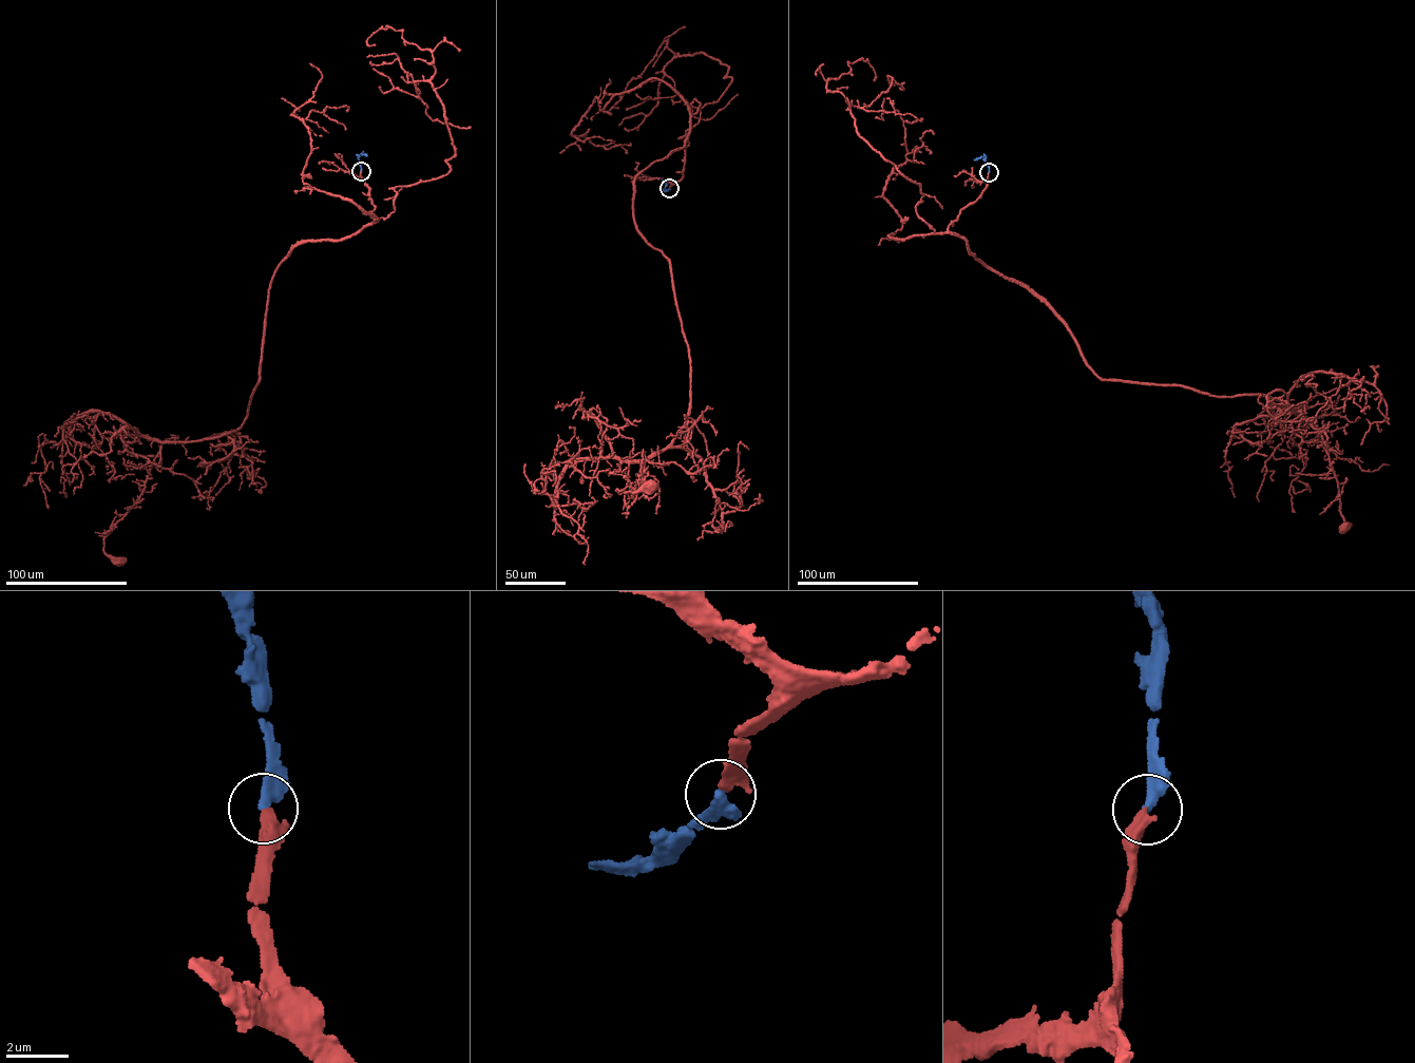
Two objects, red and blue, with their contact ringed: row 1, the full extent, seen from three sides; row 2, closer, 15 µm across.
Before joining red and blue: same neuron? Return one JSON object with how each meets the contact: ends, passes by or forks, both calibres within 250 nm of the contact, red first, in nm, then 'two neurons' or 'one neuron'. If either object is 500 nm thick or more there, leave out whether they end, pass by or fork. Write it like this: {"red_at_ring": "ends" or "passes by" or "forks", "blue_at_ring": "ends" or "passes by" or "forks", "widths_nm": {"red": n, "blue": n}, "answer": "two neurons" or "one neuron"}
{"red_at_ring": "ends", "blue_at_ring": "ends", "widths_nm": {"red": 400, "blue": 360}, "answer": "one neuron"}

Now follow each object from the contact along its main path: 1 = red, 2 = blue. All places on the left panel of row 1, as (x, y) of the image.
1: (361, 171), (373, 221), (301, 242), (280, 263), (243, 422), (161, 443), (104, 537), (117, 561)
2: (361, 171), (358, 158), (362, 153), (365, 154), (361, 153)

